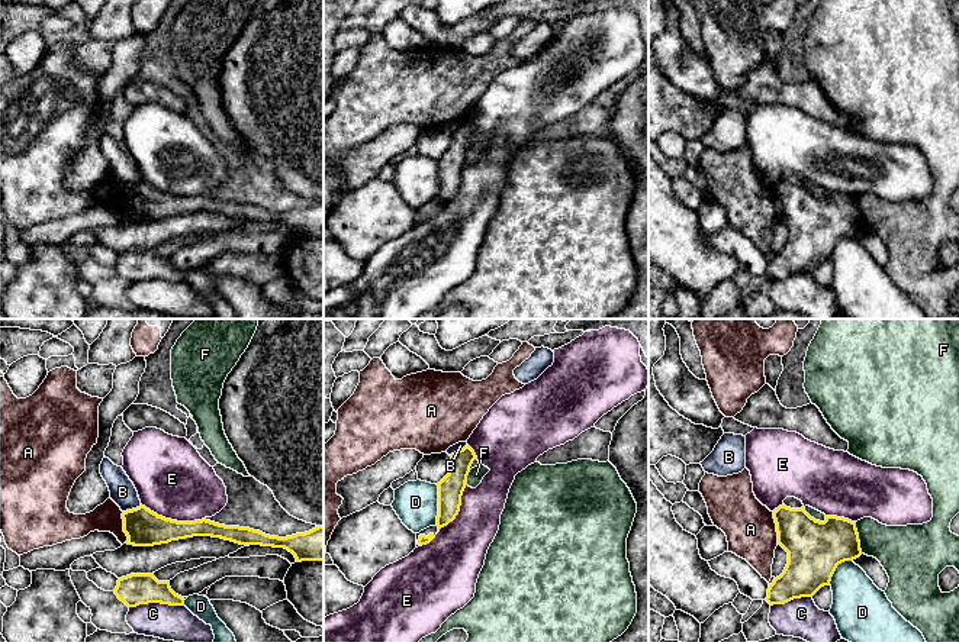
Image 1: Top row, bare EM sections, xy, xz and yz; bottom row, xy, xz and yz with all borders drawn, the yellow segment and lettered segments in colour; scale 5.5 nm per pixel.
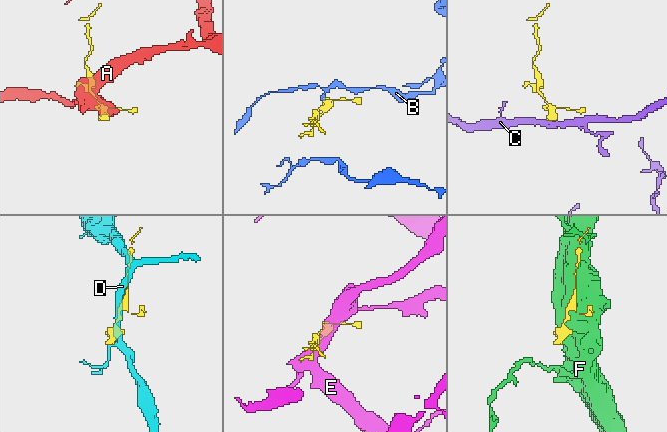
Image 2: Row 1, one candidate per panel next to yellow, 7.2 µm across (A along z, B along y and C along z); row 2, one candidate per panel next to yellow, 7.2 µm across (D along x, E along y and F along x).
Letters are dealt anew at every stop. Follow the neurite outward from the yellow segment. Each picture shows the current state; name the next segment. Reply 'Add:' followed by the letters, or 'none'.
Add: none

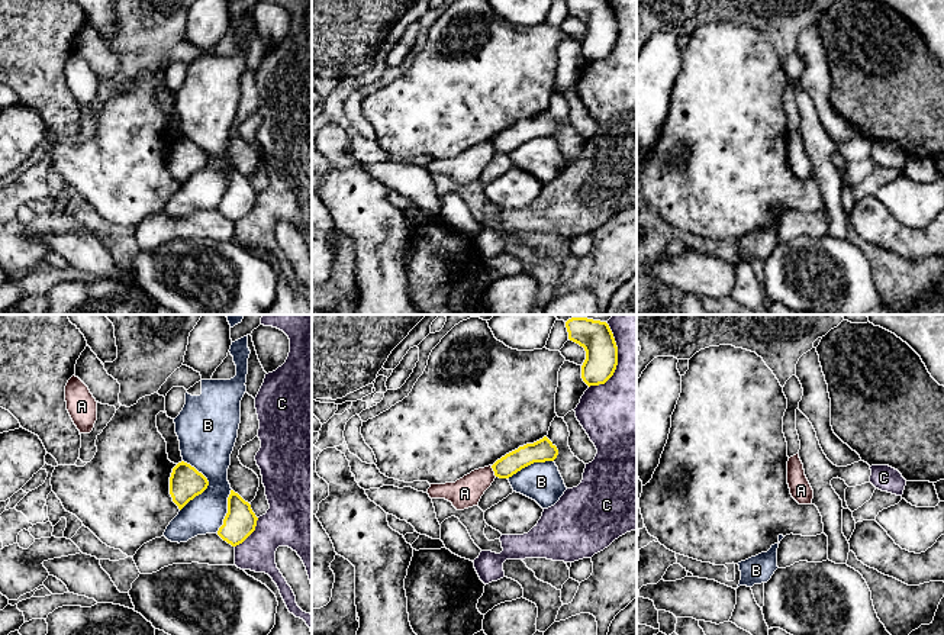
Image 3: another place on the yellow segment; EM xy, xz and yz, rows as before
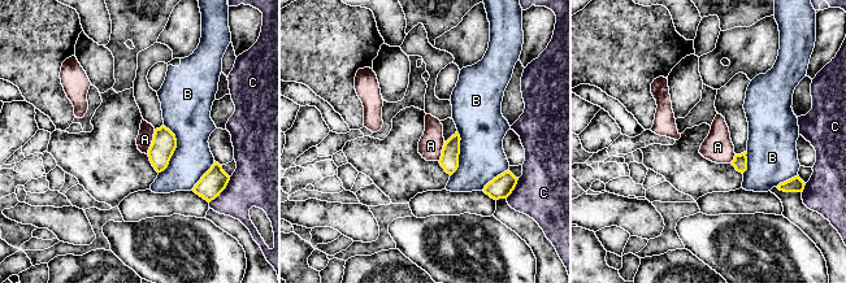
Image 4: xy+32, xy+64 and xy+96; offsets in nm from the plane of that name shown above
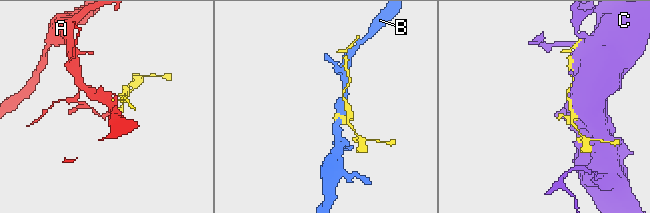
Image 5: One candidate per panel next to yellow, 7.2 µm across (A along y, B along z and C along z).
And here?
Add: none

